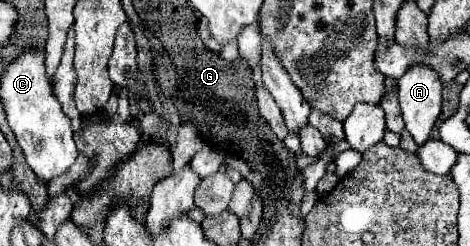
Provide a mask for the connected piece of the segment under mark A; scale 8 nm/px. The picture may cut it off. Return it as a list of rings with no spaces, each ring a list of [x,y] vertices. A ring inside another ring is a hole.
[[[411,66],[399,78],[399,104],[407,132],[421,146],[441,114],[441,82],[431,66]]]

